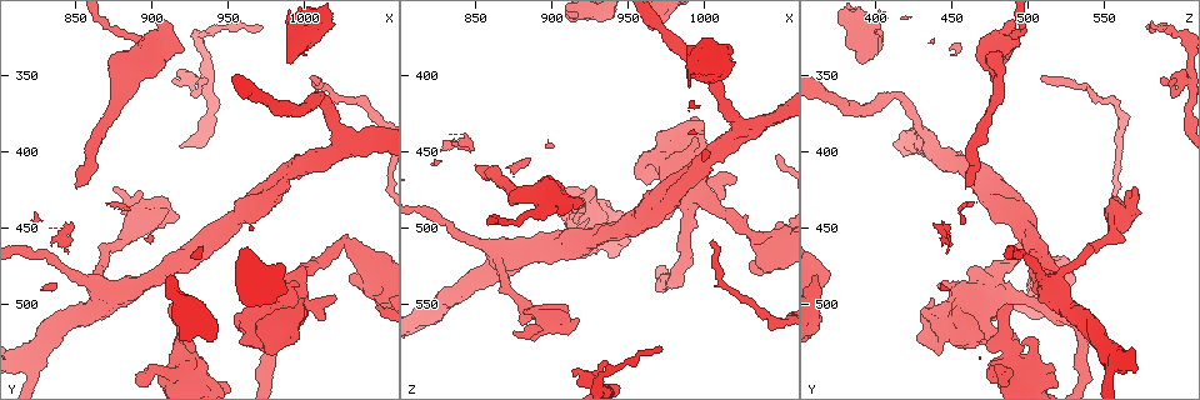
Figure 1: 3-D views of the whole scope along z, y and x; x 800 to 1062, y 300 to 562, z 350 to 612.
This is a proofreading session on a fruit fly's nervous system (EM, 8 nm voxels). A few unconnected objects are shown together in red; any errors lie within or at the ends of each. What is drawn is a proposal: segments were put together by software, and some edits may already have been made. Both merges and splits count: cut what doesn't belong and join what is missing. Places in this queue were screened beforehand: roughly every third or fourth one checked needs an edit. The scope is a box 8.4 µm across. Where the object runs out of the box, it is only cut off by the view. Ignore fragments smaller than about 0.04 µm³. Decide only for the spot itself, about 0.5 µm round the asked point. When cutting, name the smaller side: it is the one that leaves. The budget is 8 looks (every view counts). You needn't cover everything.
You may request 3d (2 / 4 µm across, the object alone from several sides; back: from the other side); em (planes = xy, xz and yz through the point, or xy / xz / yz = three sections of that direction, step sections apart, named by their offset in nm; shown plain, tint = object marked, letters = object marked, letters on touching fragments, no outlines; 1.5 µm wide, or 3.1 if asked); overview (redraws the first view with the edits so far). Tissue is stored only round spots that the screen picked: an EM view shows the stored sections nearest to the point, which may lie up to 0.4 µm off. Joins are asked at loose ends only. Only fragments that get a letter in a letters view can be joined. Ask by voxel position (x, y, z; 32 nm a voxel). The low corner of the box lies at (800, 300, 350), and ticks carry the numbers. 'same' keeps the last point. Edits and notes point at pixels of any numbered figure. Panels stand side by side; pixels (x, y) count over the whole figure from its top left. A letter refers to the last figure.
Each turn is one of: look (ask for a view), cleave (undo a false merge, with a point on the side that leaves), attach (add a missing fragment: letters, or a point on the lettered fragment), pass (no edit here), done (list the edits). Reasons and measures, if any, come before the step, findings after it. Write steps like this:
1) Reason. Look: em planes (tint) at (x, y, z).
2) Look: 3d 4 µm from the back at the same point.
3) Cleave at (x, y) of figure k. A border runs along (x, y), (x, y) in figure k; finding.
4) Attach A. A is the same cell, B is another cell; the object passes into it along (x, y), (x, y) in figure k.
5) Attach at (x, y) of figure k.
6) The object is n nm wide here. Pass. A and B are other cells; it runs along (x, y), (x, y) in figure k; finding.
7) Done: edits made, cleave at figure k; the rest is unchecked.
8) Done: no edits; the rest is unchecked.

Stops while still wide. Look: em planes (plain) at (962, 522, 472).

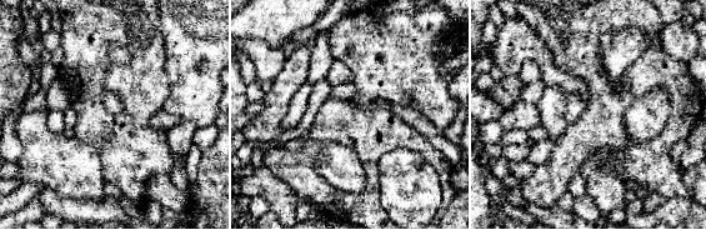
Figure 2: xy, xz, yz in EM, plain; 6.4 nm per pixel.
What lies round it. Look: em planes (letters) at the same point.

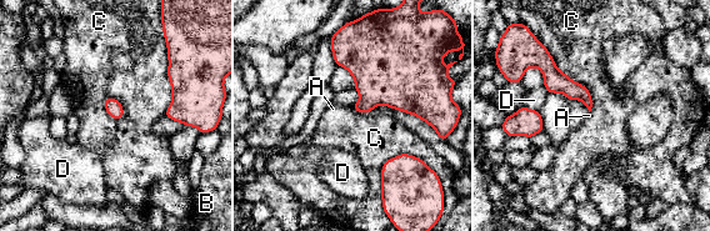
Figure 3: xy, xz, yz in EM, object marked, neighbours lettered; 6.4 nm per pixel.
Pass. A, B, C and D are other cells; none of them fits.

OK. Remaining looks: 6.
Tapers out. Look: 3d 4 µm from the back at (972, 318, 578).

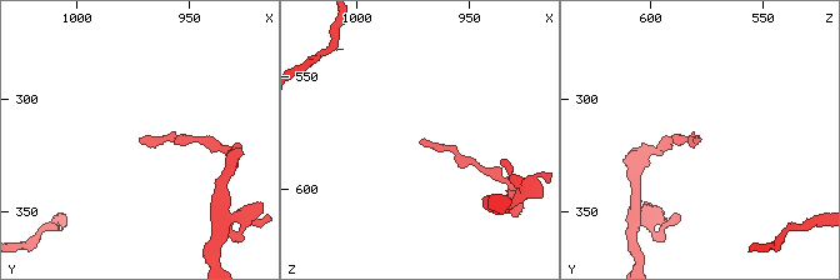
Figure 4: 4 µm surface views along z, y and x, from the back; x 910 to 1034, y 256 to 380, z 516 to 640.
Now the EM. Look: em xy step 8 (tint) at (971, 318, 578).

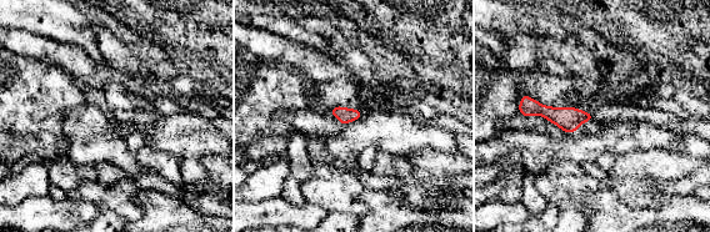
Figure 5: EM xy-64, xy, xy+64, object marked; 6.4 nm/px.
Another direction. Look: em planes (letters) at the same point.

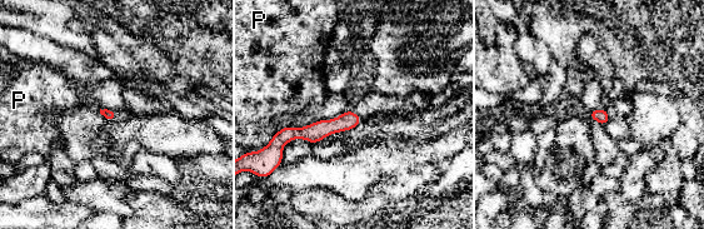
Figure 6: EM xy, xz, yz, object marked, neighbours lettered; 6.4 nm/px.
Pass. P is another cell; it runs along (357, 119), (314, 133), (281, 134) in figure 6; none of them fits.

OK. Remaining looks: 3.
Stops while still wide. Look: 3d 4 µm at (966, 480, 370).

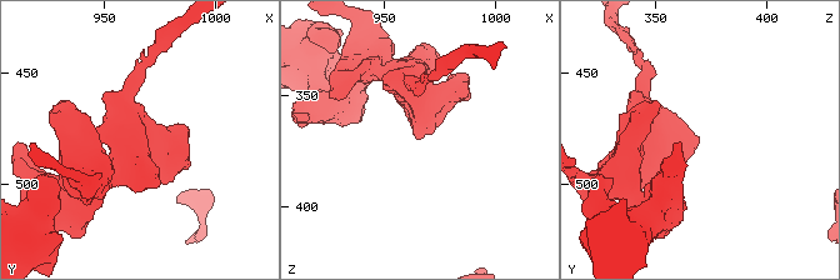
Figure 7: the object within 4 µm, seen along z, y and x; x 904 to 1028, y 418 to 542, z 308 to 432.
Need the tissue. Look: em planes (tint) at (965, 477, 368).

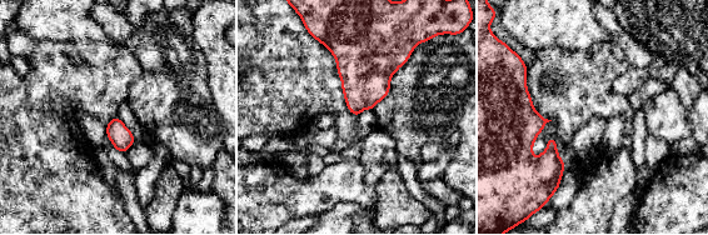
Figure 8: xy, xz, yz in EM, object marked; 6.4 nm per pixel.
What lies round it. Look: em planes (letters) at the same point.

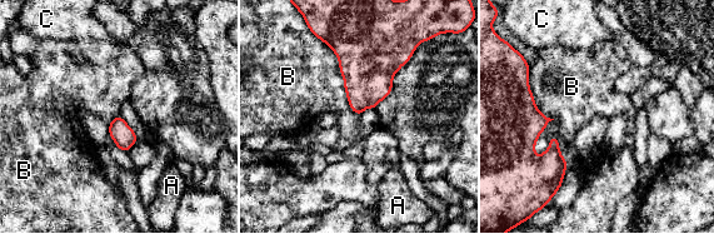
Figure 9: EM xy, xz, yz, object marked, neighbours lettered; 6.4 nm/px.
The longest contact is with B, 600 nm. Pass. A, B and C are other cells; no lettered fragment goes on from it.

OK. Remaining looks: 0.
Done: no edits; the rest is unchecked.

